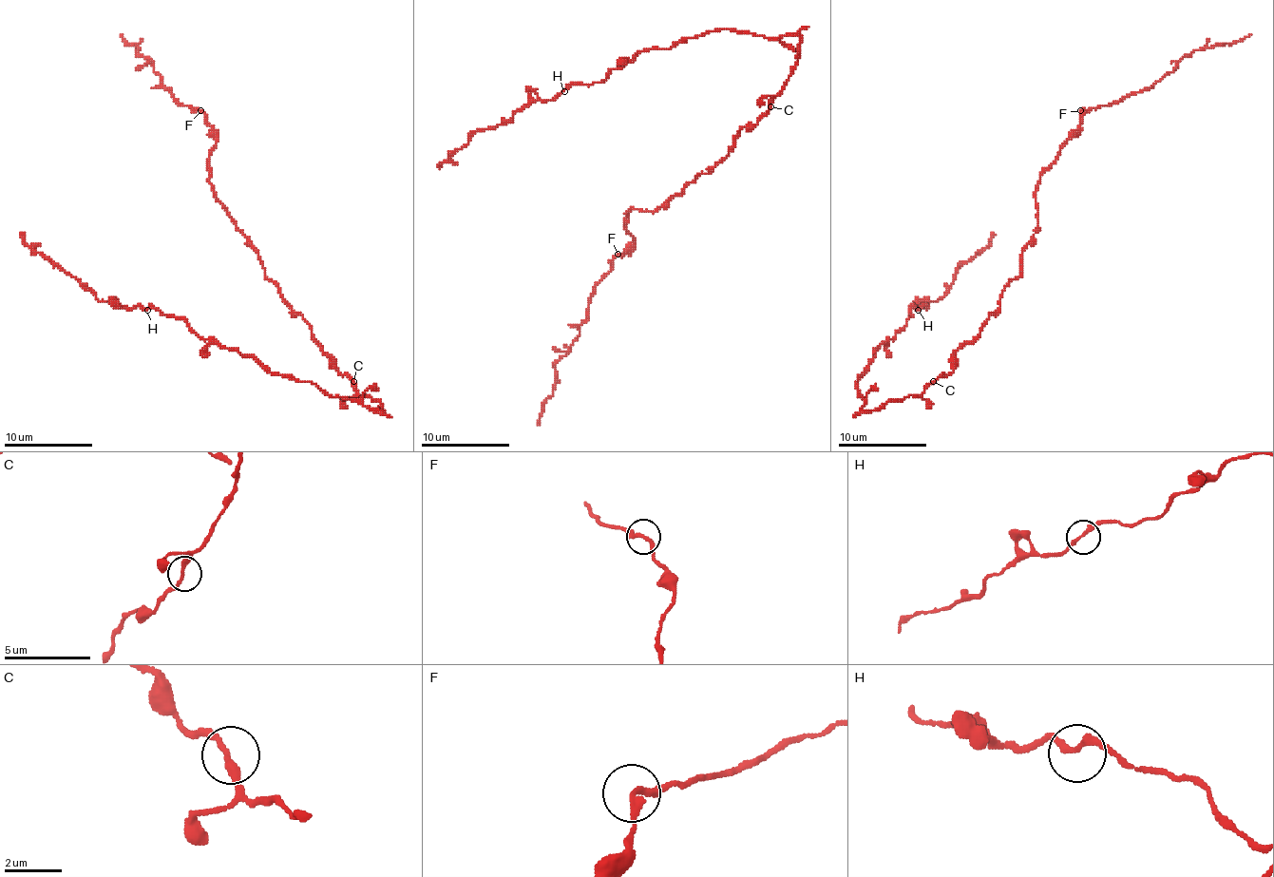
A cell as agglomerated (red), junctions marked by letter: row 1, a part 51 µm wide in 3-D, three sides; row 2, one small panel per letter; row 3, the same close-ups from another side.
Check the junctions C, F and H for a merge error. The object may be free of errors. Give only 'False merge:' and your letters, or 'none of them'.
False merge: none of them

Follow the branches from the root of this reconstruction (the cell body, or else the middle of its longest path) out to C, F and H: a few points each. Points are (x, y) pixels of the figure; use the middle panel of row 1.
C: (757, 123), (770, 106)
F: (757, 123), (744, 126), (717, 164), (666, 204), (653, 211), (631, 209), (626, 231), (633, 249), (617, 254)
H: (757, 123), (797, 60), (797, 35), (715, 28), (669, 48), (639, 51), (604, 80), (564, 91)

